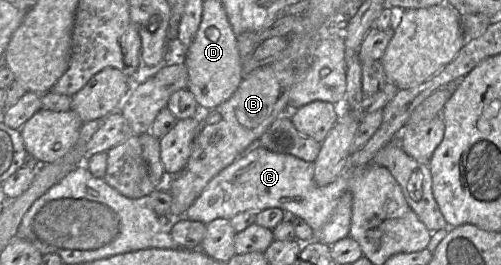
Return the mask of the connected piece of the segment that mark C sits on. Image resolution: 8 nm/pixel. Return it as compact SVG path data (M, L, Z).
M259 146L242 154L213 177L183 217L207 225L218 218L230 220L244 211L280 208L288 216L297 216L306 221L315 233L314 240L331 246L349 236L352 212L349 177L355 171L347 169L328 185L318 186L314 180L314 162L274 153Z

